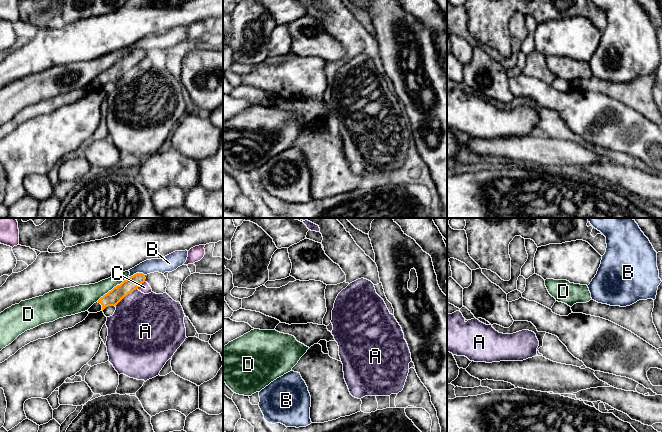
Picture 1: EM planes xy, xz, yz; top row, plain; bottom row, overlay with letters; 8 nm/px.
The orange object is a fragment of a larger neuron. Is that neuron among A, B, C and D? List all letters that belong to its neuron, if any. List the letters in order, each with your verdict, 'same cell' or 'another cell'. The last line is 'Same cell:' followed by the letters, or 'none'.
A: another cell
B: another cell
C: another cell
D: another cell
Same cell: none

